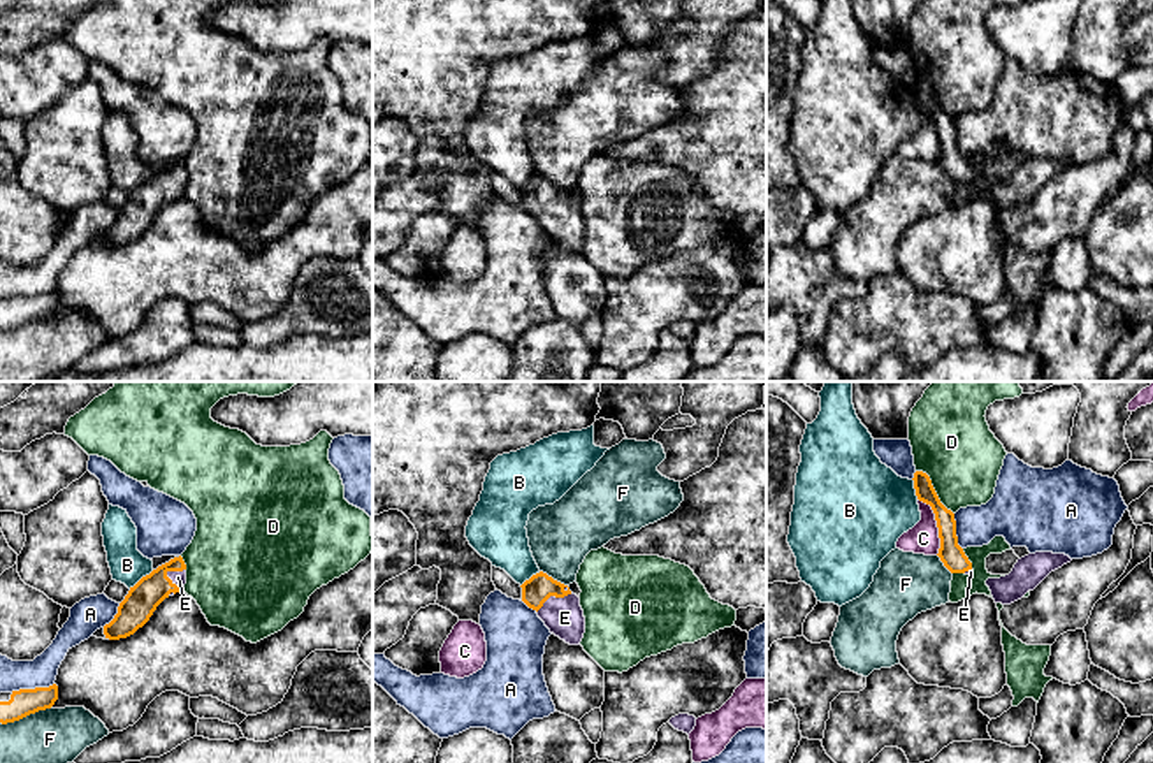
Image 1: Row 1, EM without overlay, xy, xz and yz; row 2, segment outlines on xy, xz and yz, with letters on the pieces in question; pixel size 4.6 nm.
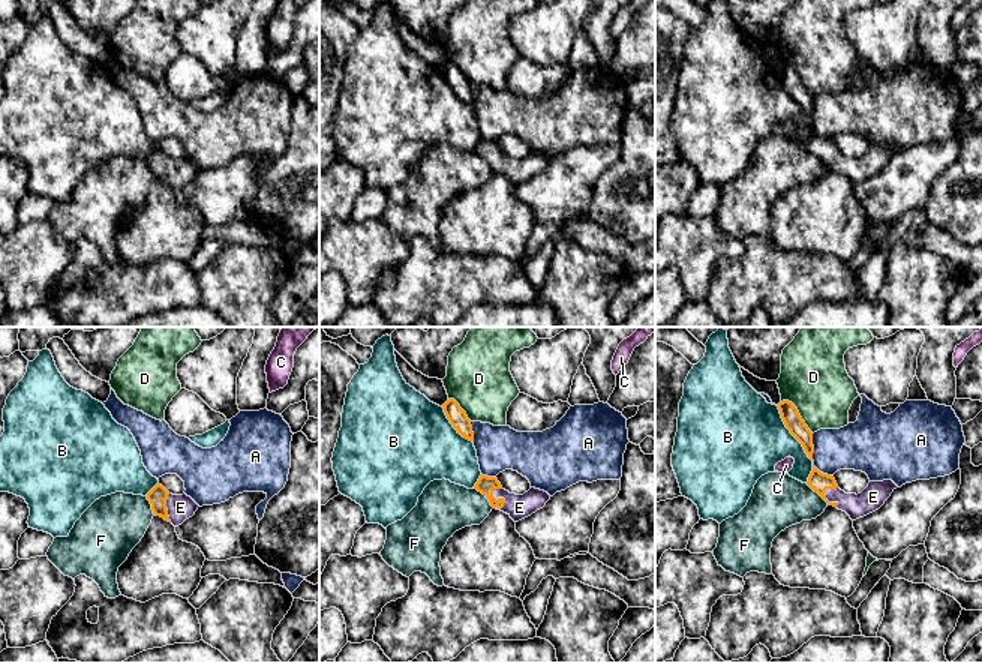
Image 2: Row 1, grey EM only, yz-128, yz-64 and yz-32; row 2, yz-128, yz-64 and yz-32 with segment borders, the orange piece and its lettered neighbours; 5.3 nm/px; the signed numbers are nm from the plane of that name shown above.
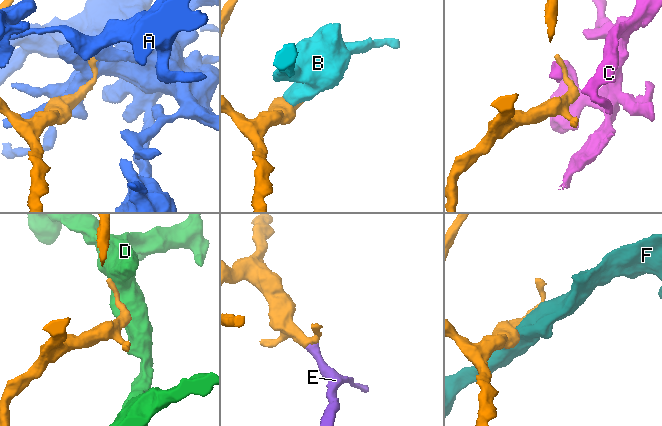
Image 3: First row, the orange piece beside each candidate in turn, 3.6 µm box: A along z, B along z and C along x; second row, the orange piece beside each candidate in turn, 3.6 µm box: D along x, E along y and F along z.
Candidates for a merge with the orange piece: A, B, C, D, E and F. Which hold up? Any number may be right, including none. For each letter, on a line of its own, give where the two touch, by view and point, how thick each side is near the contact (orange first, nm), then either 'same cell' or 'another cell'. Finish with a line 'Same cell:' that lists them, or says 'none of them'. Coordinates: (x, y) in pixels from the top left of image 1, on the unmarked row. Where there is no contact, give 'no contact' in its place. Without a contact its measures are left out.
A: xy (32, 296) | 120/140 nm | another cell
B: xy (143, 183) | 150/160 nm | another cell
C: yz (937, 130) | 110/140 nm | another cell
D: yz (934, 95) | 90/360 nm | another cell
E: xz (552, 201) | 130/180 nm | same cell
F: xy (25, 322) | 120/280 nm | another cell
Same cell: E

